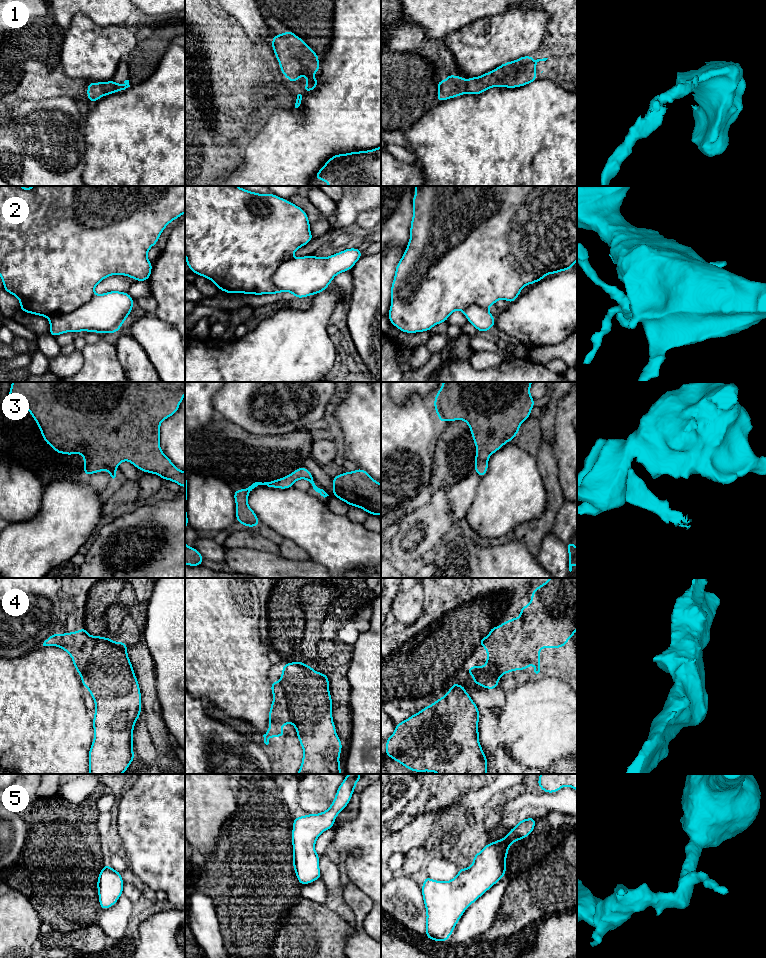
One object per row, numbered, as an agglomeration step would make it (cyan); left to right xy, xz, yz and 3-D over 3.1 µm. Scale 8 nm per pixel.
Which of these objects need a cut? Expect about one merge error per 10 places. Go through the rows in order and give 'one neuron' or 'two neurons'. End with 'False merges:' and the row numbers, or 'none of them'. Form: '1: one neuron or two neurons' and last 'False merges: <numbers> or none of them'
1: one neuron
2: two neurons
3: one neuron
4: one neuron
5: one neuron
False merges: 2

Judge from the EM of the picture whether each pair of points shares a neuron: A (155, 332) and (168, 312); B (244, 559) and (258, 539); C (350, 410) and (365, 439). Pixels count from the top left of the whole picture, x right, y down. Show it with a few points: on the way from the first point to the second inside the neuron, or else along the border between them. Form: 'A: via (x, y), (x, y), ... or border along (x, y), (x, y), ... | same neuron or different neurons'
A: border along (154, 314), (174, 327) | different neurons
B: border along (228, 548), (253, 548), (275, 554) | different neurons
C: via (357, 417), (365, 425), (365, 432) | same neuron

